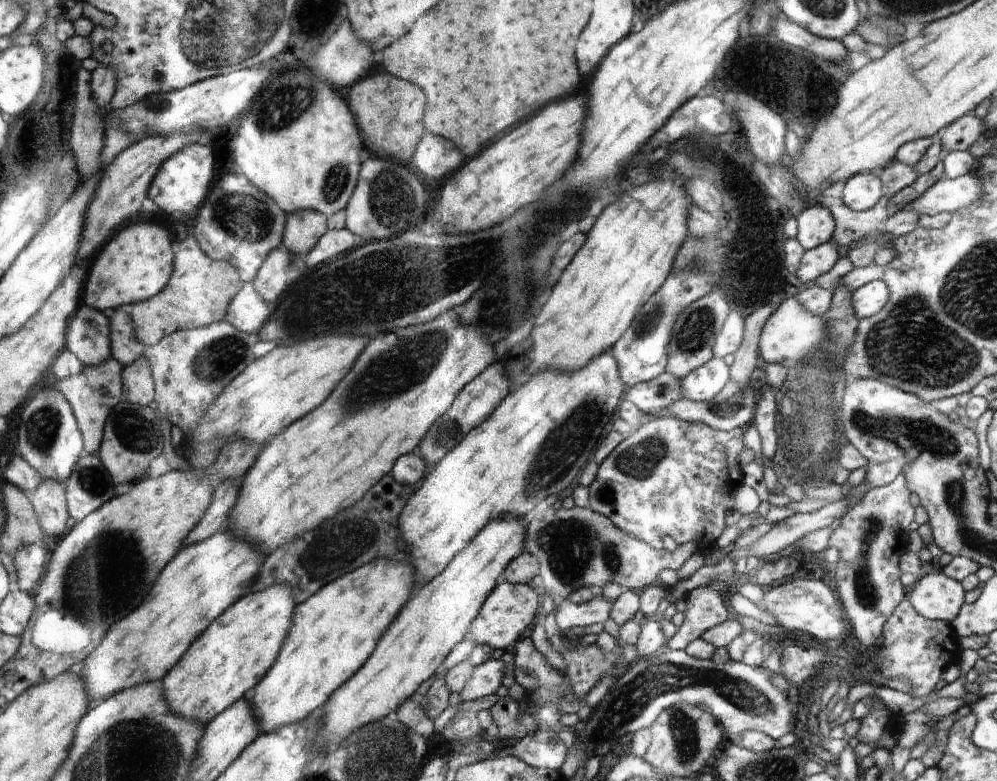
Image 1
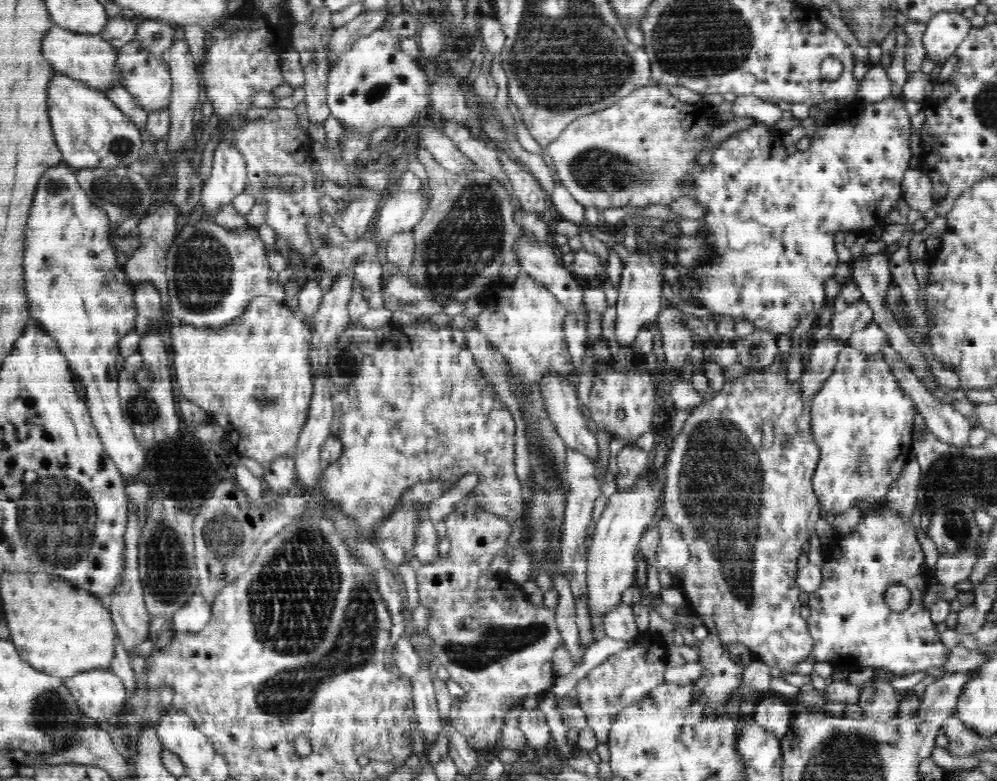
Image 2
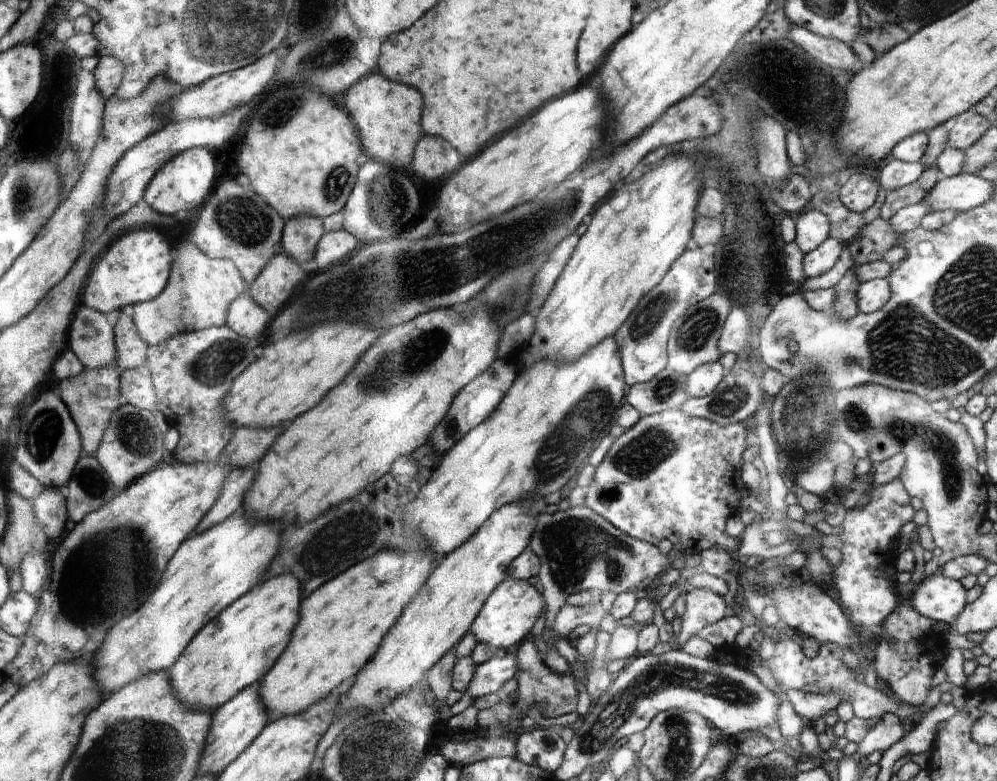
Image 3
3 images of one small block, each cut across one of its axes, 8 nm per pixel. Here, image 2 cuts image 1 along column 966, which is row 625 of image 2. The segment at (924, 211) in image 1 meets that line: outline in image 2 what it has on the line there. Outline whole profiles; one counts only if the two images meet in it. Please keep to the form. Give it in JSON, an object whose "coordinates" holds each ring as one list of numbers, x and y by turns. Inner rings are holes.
{"coordinates":[[196,592,174,613,172,621,176,631,194,634,208,624,210,617,211,606]]}

